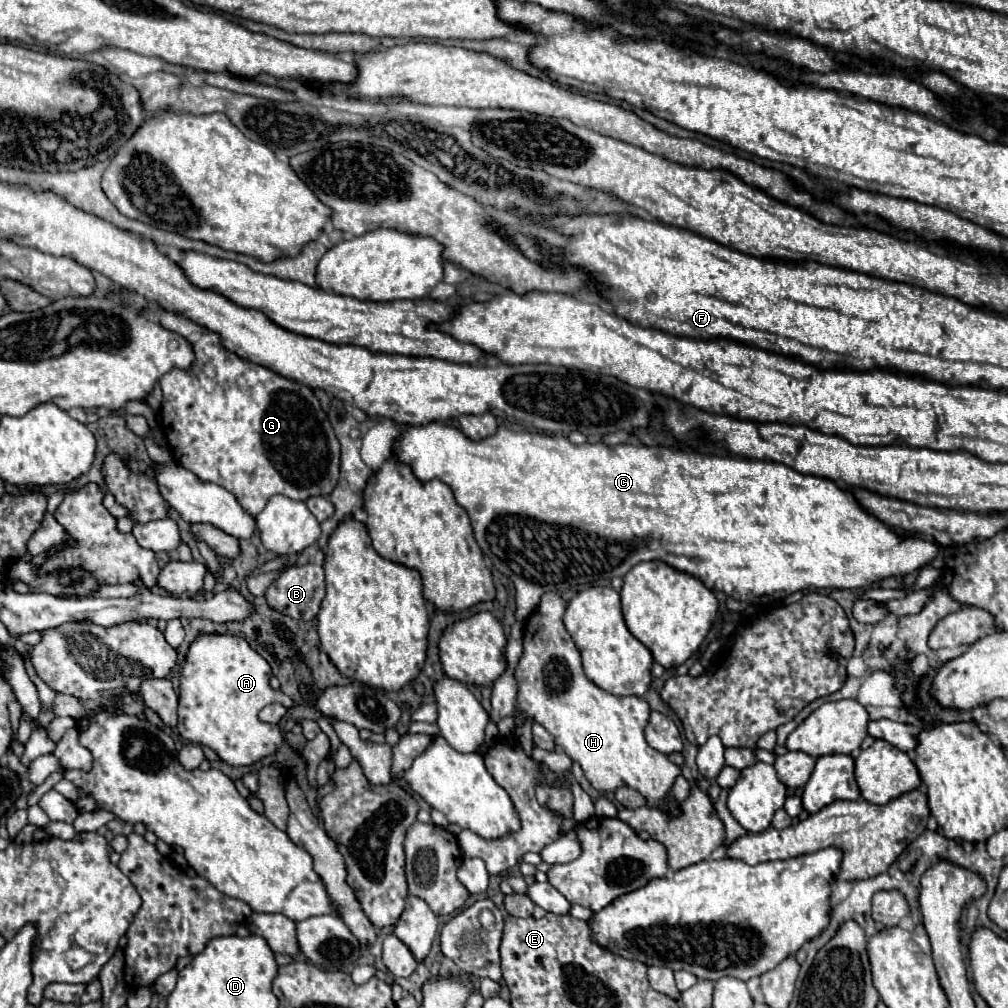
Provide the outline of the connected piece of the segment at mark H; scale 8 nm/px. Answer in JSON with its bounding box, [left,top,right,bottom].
[515,593,681,813]

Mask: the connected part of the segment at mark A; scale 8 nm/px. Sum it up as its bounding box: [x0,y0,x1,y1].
[179,635,296,765]

